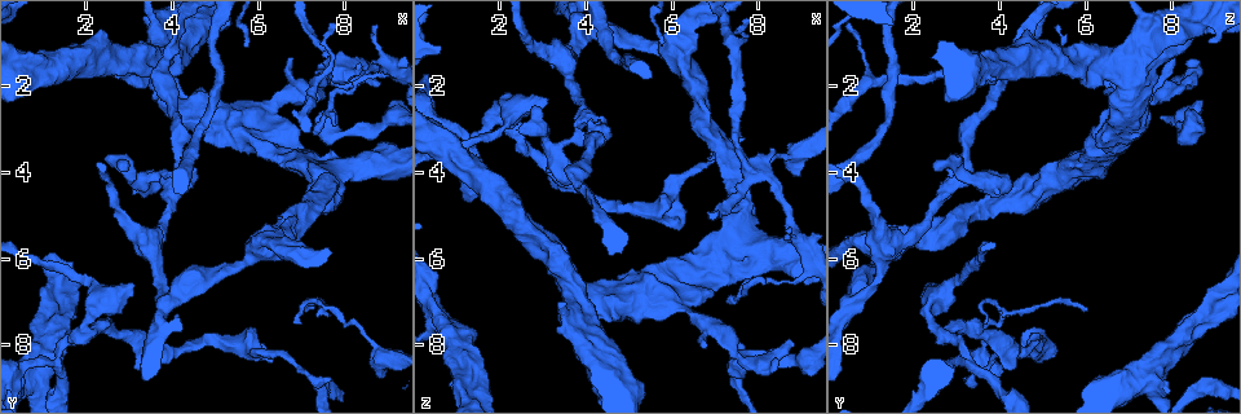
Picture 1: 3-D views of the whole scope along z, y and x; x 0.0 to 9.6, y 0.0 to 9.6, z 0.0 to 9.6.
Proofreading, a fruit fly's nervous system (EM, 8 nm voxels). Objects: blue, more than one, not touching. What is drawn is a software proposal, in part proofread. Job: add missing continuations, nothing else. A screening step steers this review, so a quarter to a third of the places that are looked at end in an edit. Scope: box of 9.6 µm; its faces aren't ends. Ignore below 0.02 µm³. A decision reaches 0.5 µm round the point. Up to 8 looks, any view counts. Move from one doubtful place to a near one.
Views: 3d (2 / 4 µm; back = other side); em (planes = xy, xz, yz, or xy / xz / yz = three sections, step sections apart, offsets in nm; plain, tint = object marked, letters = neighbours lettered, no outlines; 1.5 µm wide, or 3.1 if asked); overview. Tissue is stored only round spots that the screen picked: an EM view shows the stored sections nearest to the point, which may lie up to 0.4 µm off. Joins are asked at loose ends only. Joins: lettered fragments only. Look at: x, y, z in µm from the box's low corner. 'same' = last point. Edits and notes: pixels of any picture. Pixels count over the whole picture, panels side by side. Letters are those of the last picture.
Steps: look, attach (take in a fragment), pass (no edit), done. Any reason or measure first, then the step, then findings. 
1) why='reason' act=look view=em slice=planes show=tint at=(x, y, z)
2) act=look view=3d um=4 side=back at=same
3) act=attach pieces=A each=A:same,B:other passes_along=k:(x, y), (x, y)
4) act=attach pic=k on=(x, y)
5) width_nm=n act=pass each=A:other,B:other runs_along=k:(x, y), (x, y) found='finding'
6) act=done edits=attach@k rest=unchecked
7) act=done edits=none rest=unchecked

why='free end' act=look view=em slice=yz step=8 show=tint at=(9.00, 8.65, 4.05)

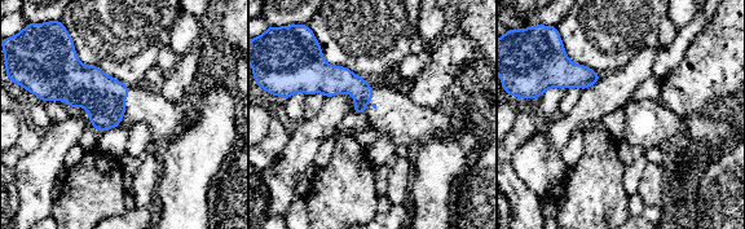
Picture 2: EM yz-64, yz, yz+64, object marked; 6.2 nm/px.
why='cut it another way' act=look view=em slice=planes show=letters at=same

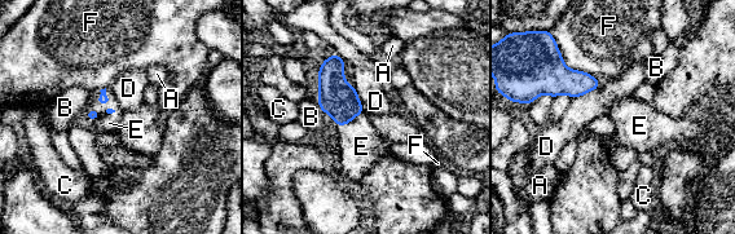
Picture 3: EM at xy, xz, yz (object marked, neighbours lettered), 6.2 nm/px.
act=attach pieces=E each=A:other,B:other,C:other,D:other,E:same,F:other passes_along=3:(102, 98), (110, 101), (109, 123) found='it goes on there'

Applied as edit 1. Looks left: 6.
why='free end' act=look view=3d um=2 side=back at=(7.70, 2.95, 6.60)

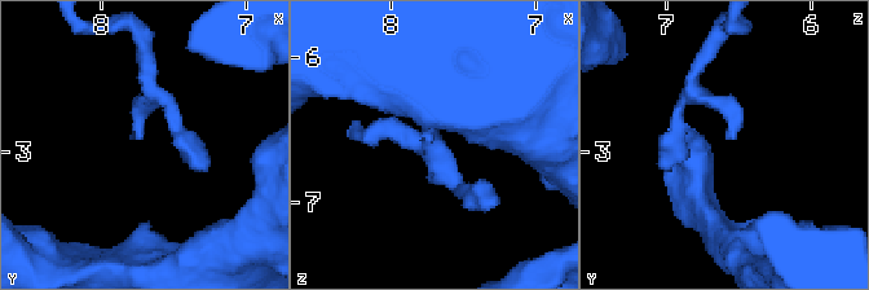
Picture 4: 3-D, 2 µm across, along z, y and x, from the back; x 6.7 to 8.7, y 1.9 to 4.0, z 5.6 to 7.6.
act=look view=em slice=planes show=letters at=(7.72, 2.90, 6.56)

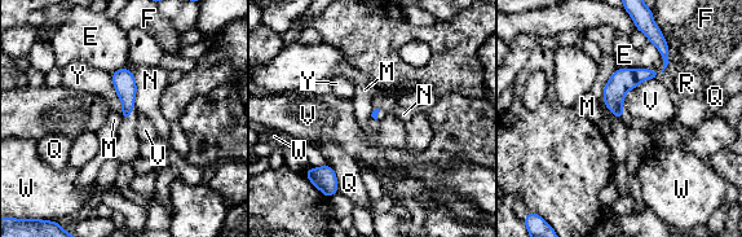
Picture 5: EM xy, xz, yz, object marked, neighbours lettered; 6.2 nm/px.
longest_contact=E:300nm act=pass each=E:other,F:other,M:other,N:other,Q:other,R:other,V:other,W:other,Y:other border=5:(603, 102), (618, 118) found='none of them fits'

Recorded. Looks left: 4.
why='tapers out' act=look view=3d um=4 at=(8.40, 1.50, 3.45)

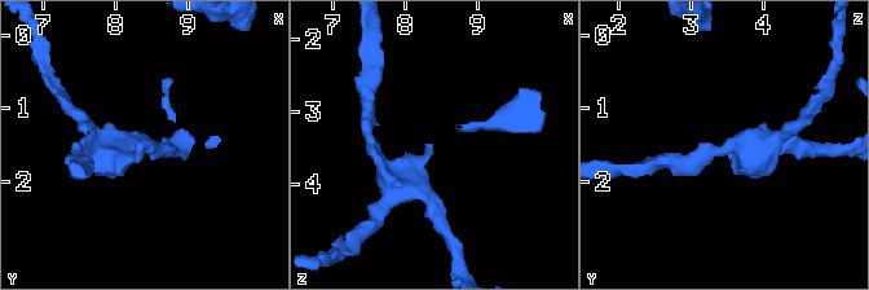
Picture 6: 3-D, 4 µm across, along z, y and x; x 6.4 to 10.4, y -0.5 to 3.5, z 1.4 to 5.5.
act=look view=em slice=planes show=plain at=(8.40, 1.50, 3.45)

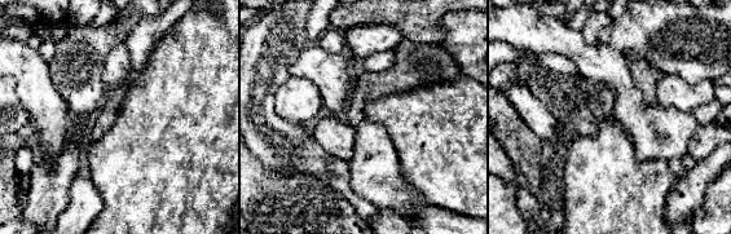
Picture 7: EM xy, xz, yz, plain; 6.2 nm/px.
act=look view=em slice=planes show=letters at=same

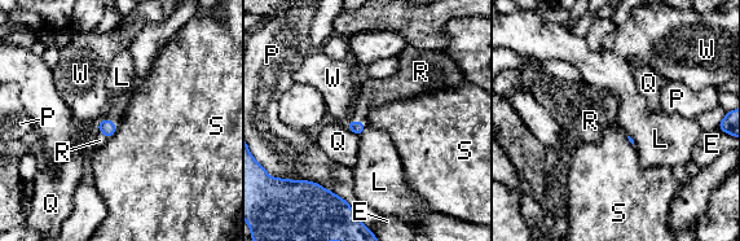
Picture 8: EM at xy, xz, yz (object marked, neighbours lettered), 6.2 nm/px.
longest_contact=P:240nm act=attach pieces=R each=E:other,L:other,P:other,Q:other,R:same,S:other,W:other found='the cell continues'

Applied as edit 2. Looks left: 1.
act=done edits=attach@3,attach@8 rest=unchecked

